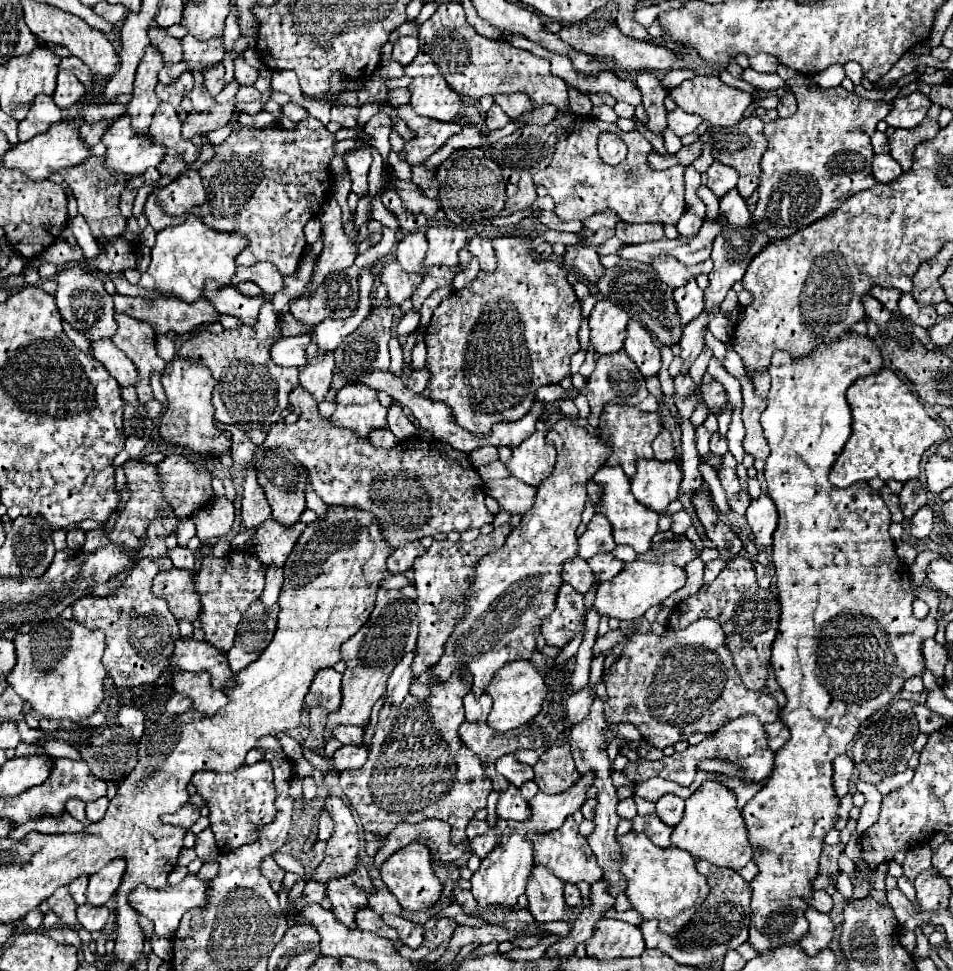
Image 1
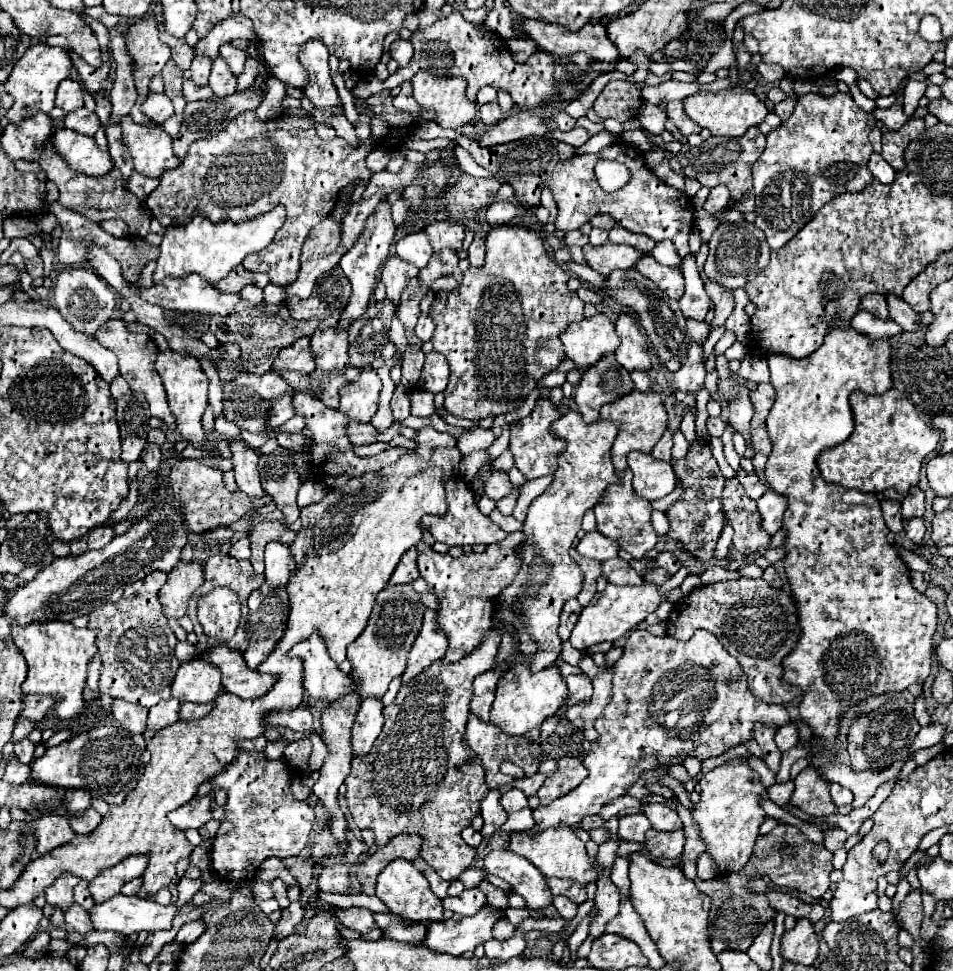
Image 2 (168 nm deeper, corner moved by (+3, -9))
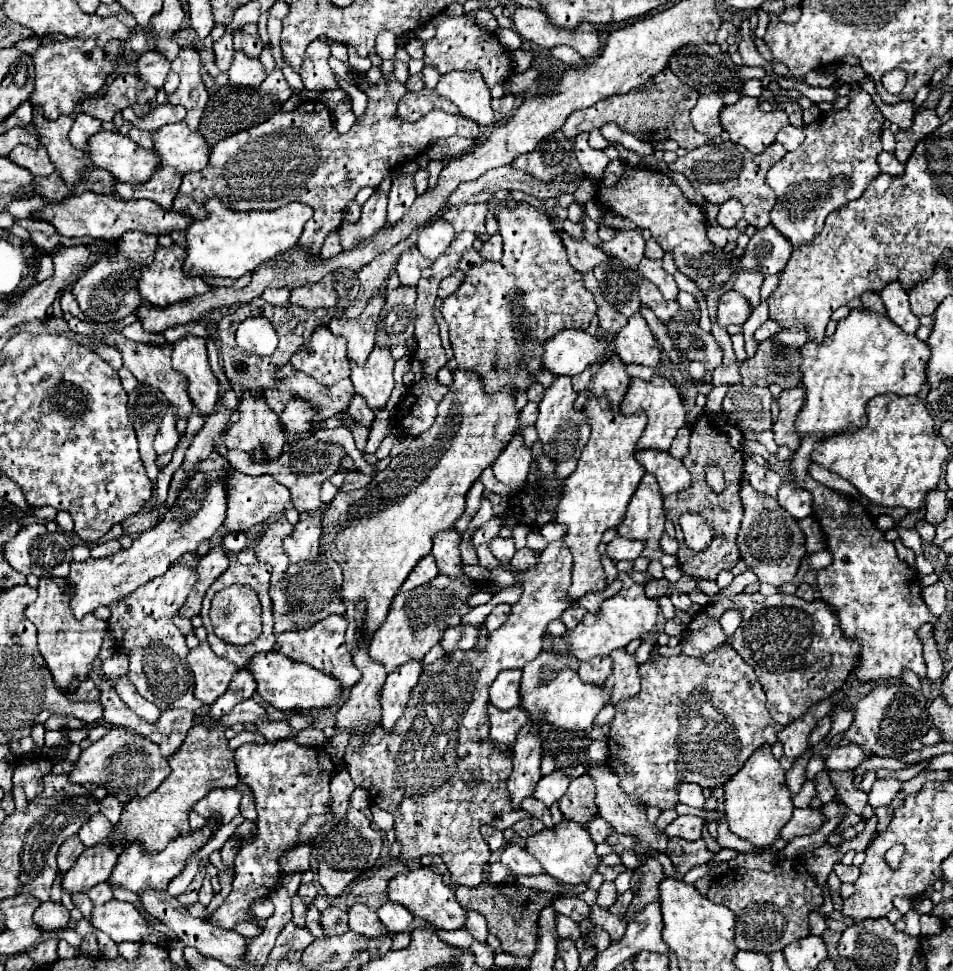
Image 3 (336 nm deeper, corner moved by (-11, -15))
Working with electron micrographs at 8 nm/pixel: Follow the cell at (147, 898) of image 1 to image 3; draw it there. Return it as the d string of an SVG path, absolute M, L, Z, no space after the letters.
M110 900L108 904L94 908L92 924L118 944L124 940L136 942L154 932L148 920L132 904L120 900Z

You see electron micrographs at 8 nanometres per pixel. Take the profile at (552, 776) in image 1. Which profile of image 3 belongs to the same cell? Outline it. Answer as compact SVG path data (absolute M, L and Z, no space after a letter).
M582 774L570 782L566 794L558 800L558 806L566 818L586 824L596 816L594 796L596 796L596 788L592 776Z

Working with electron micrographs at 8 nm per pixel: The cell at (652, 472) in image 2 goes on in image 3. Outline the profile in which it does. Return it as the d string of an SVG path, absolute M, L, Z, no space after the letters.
M644 450L636 452L636 460L644 466L646 472L656 476L662 496L672 496L690 488L690 472L684 468L682 460L672 458L668 452Z

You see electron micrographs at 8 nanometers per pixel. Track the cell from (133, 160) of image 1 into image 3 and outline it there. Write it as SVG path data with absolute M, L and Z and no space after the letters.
M186 122L164 124L152 130L154 150L160 156L160 166L172 166L178 174L202 170L208 162L210 148L198 130L190 130Z

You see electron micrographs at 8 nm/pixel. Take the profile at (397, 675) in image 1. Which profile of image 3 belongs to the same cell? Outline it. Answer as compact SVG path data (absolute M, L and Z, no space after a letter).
M464 624L448 628L438 644L444 648L446 656L450 656L454 650L472 650L476 644L476 628L478 626L464 626Z

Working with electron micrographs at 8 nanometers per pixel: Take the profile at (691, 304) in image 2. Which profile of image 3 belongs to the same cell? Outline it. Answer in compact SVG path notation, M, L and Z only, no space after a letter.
M730 290L718 300L716 324L724 326L724 328L730 324L744 324L746 318L750 316L750 312L752 310L748 308L748 302L744 300L744 296Z

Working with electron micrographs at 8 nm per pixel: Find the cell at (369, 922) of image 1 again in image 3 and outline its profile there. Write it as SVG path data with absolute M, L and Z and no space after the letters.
M354 904L348 910L348 926L354 932L362 932L368 938L376 938L376 936L386 936L388 930L384 928L384 924L380 924L380 918L376 916L376 912L372 912L368 906L364 904Z

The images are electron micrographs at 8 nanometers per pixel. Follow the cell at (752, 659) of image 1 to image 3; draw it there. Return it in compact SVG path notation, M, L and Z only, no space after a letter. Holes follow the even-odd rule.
M742 592L736 596L720 596L692 618L680 640L682 652L700 658L714 646L726 642L728 638L720 626L720 616L726 610L740 610L742 614L742 624L732 634L730 642L744 662L754 668L768 698L766 708L778 724L786 726L800 718L812 704L826 700L846 682L860 646L840 634L840 622L826 602L806 602L792 594L776 592L762 596L758 592ZM820 608L823 612L819 611L817 618L816 610Z

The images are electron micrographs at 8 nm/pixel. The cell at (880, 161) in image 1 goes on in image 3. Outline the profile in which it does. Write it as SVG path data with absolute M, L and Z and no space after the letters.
M880 152L878 164L880 164L882 172L886 172L886 174L890 174L890 176L900 176L900 174L904 172L904 166L902 166L902 164L896 160L896 156L890 154L890 152Z

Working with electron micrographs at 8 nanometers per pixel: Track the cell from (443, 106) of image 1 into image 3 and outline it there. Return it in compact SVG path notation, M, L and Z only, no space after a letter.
M448 72L448 74L440 76L440 82L436 86L436 94L452 100L458 106L460 114L464 118L474 120L478 126L484 128L484 126L494 124L494 112L490 106L490 90L486 88L486 84L478 72Z

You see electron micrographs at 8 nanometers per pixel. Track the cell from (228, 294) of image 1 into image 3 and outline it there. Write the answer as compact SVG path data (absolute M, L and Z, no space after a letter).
M158 246L156 254L154 254L154 260L150 264L144 264L140 268L140 278L138 278L138 292L144 300L148 300L150 304L154 304L156 308L164 308L164 306L172 306L172 304L178 304L178 302L184 302L184 300L190 300L194 298L196 294L204 294L210 290L210 286L202 280L202 278L186 278L184 272L182 272L182 260L184 260L184 248L182 246Z

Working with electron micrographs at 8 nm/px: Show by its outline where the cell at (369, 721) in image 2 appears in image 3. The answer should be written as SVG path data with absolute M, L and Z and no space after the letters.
M412 660L412 664L404 664L404 668L398 668L398 672L392 672L382 688L382 728L390 732L396 722L404 714L404 706L410 698L410 690L416 686L418 676L422 668L420 662Z

